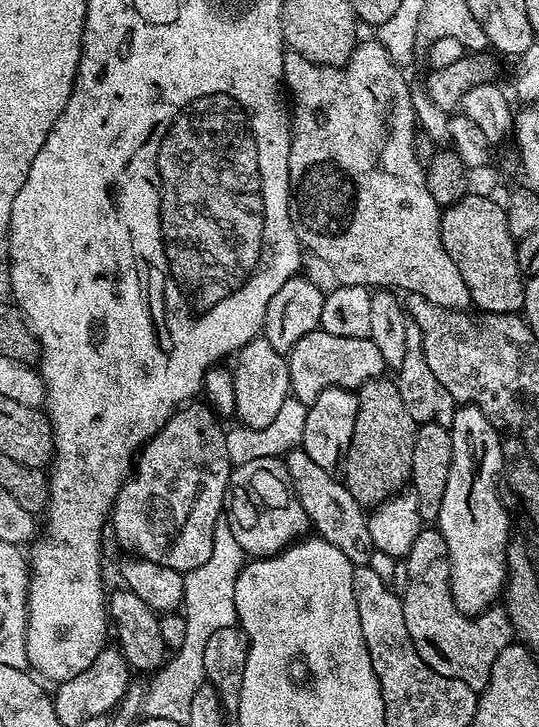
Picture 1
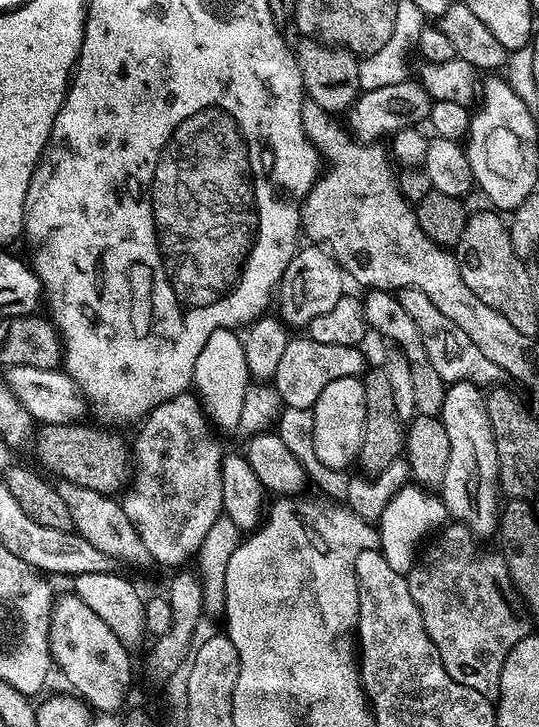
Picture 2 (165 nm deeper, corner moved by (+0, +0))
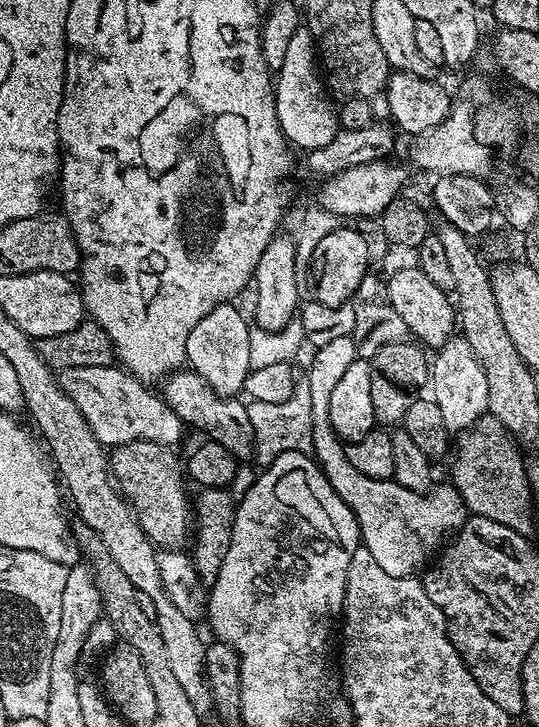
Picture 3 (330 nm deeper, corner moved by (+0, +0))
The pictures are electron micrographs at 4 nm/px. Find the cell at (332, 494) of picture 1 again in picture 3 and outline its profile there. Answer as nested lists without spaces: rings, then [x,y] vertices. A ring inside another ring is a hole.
[[[177,370],[163,381],[162,399],[174,414],[178,414],[181,425],[208,432],[207,439],[224,447],[229,455],[243,462],[253,455],[253,435],[250,418],[247,416],[248,404],[240,398],[219,396],[193,370]]]

